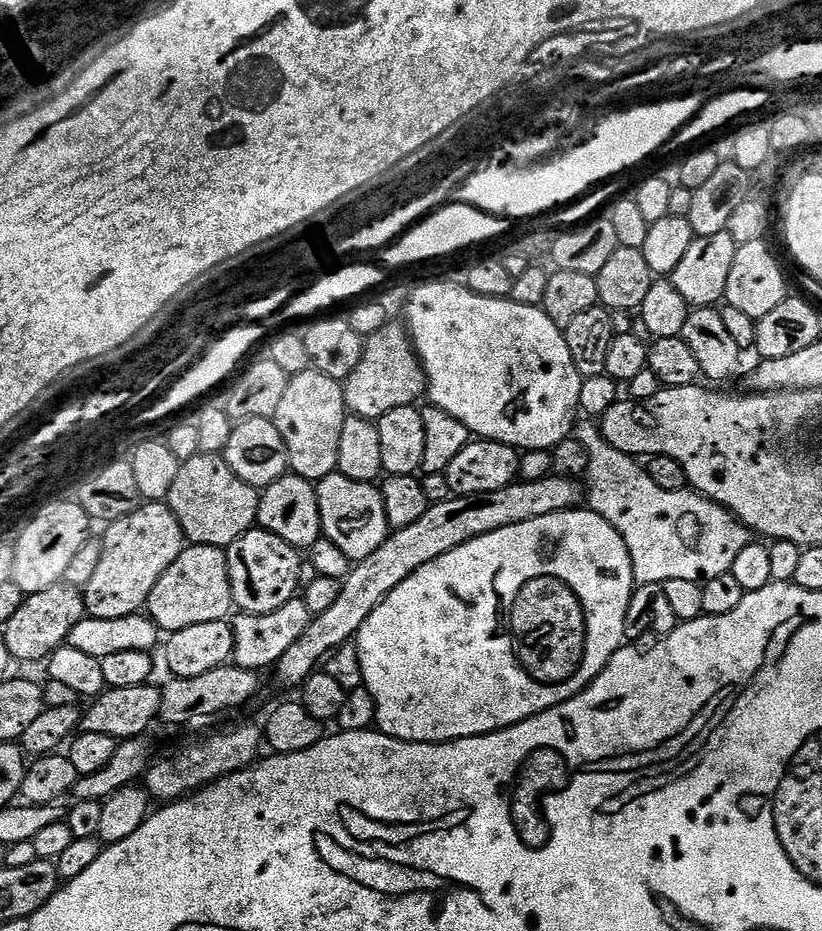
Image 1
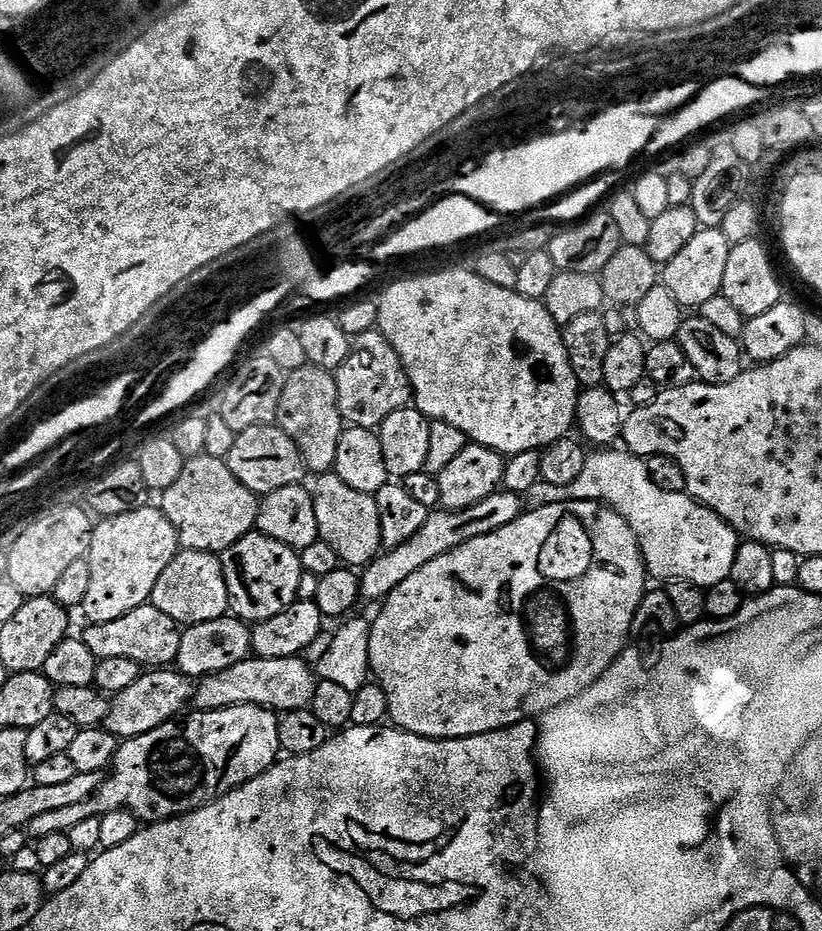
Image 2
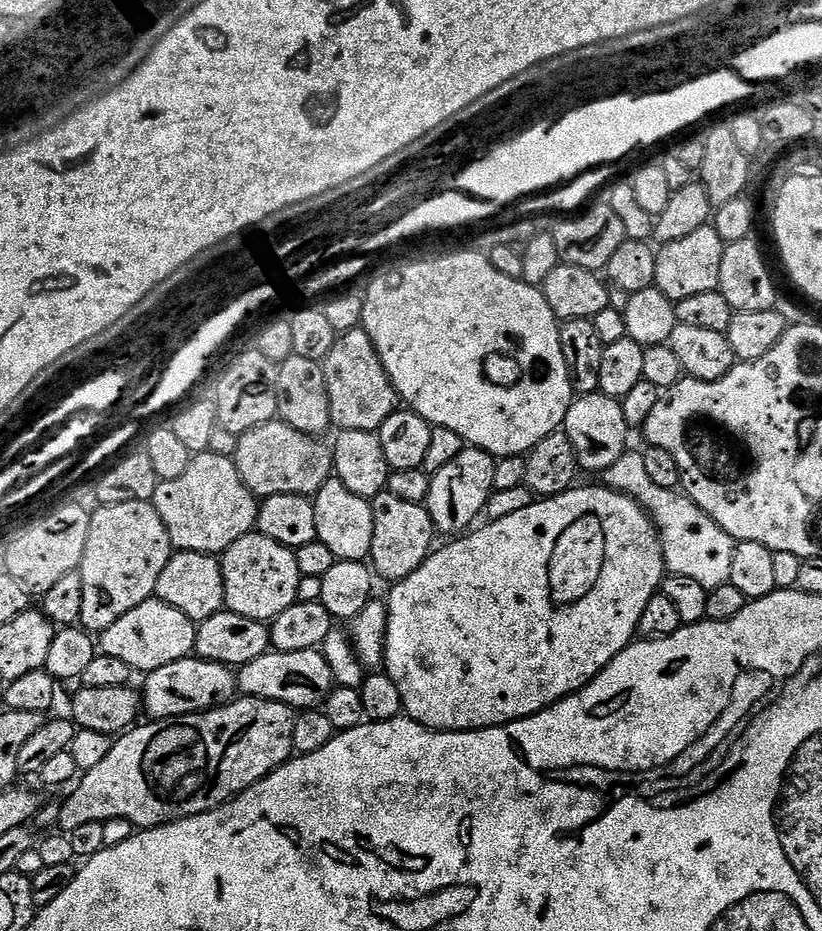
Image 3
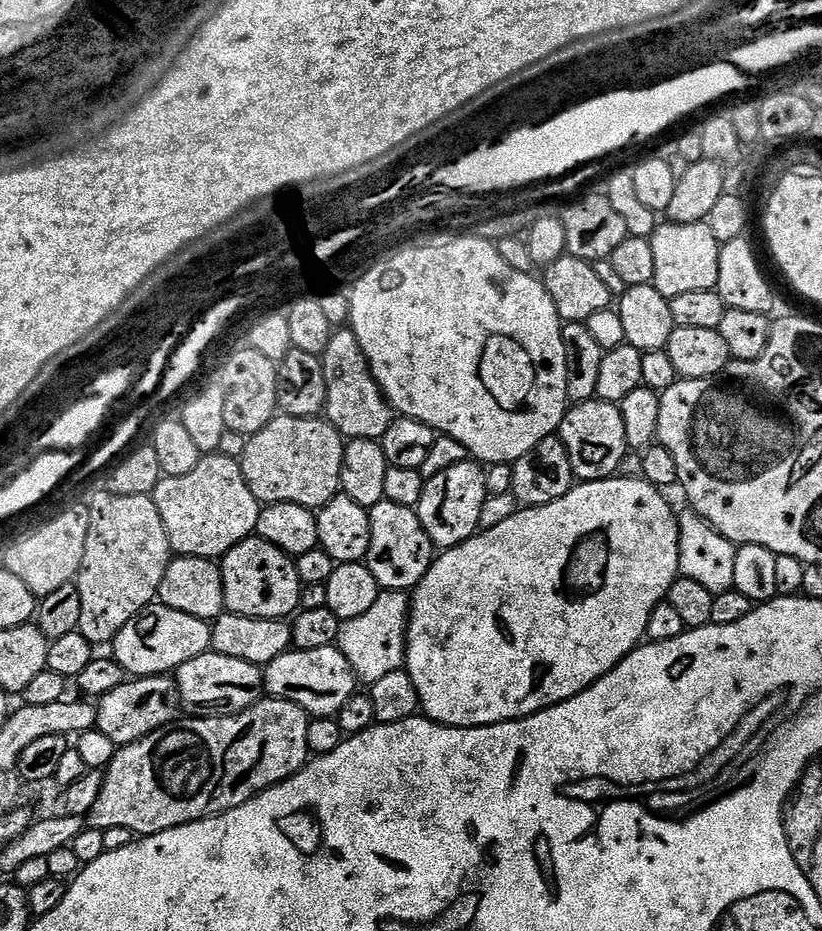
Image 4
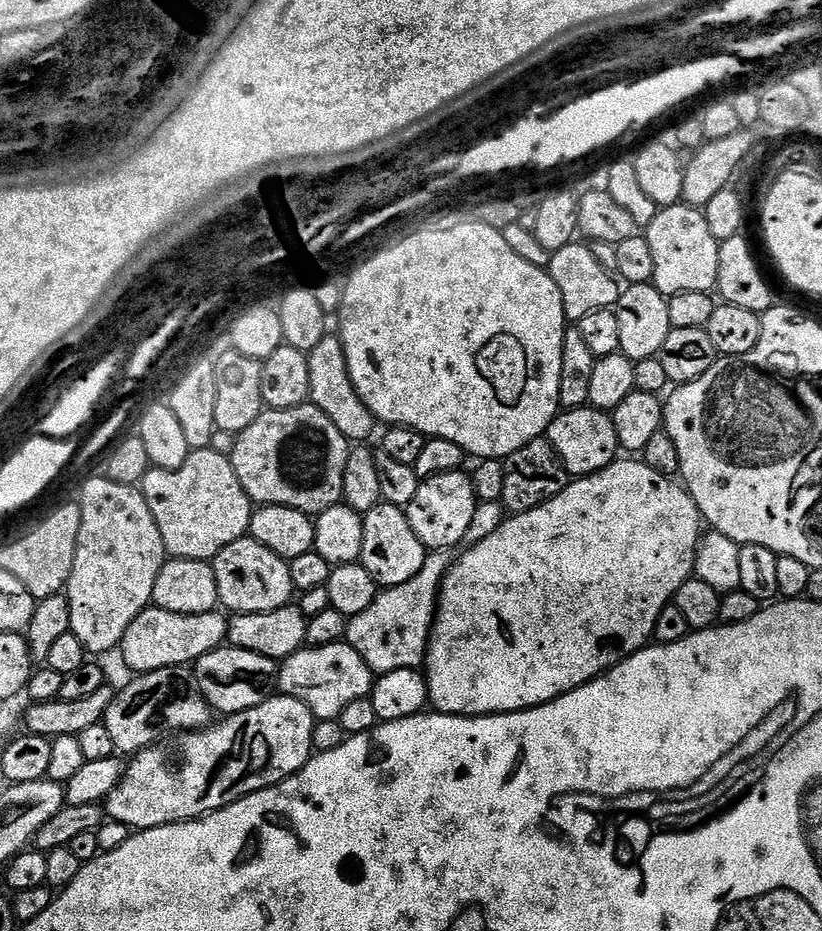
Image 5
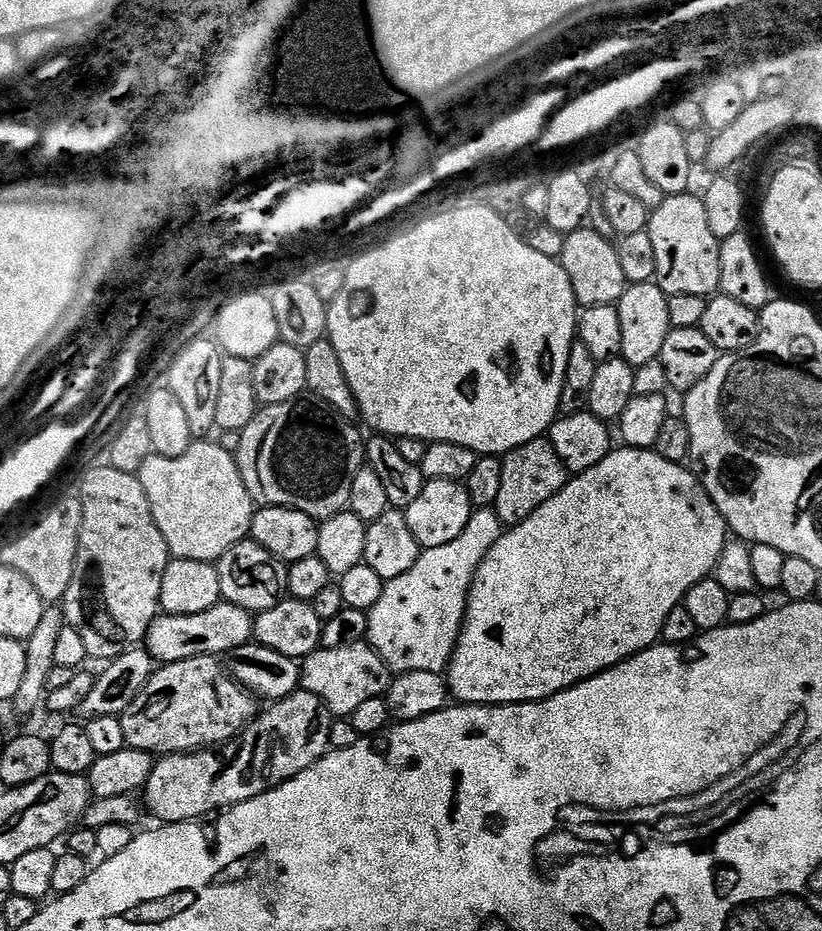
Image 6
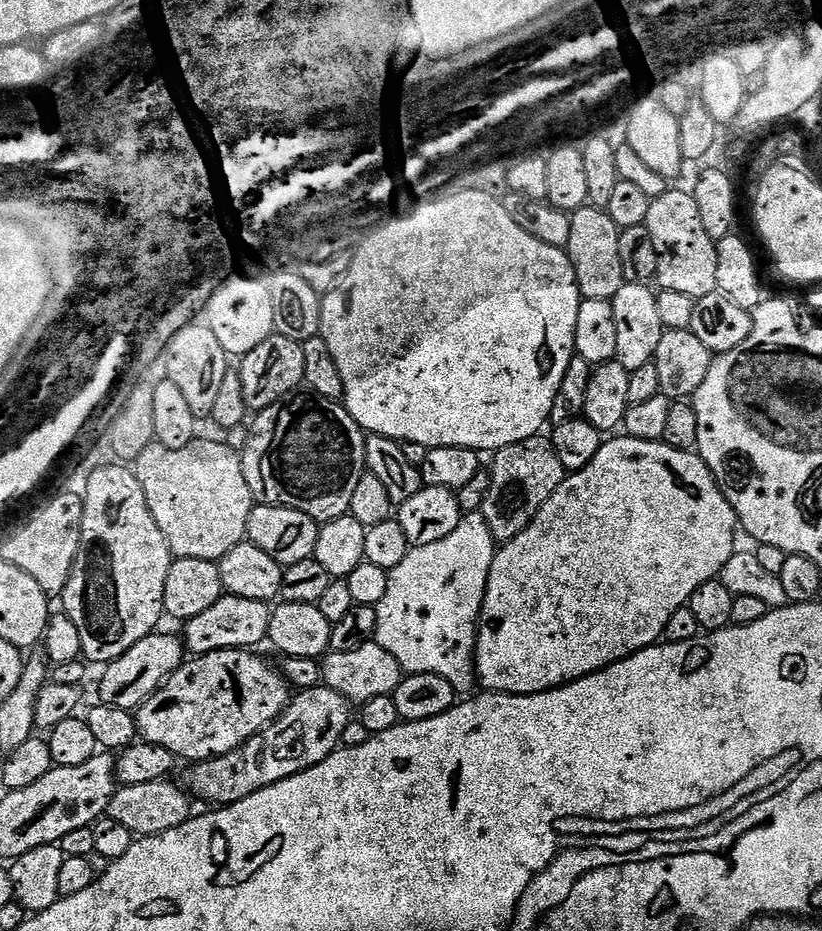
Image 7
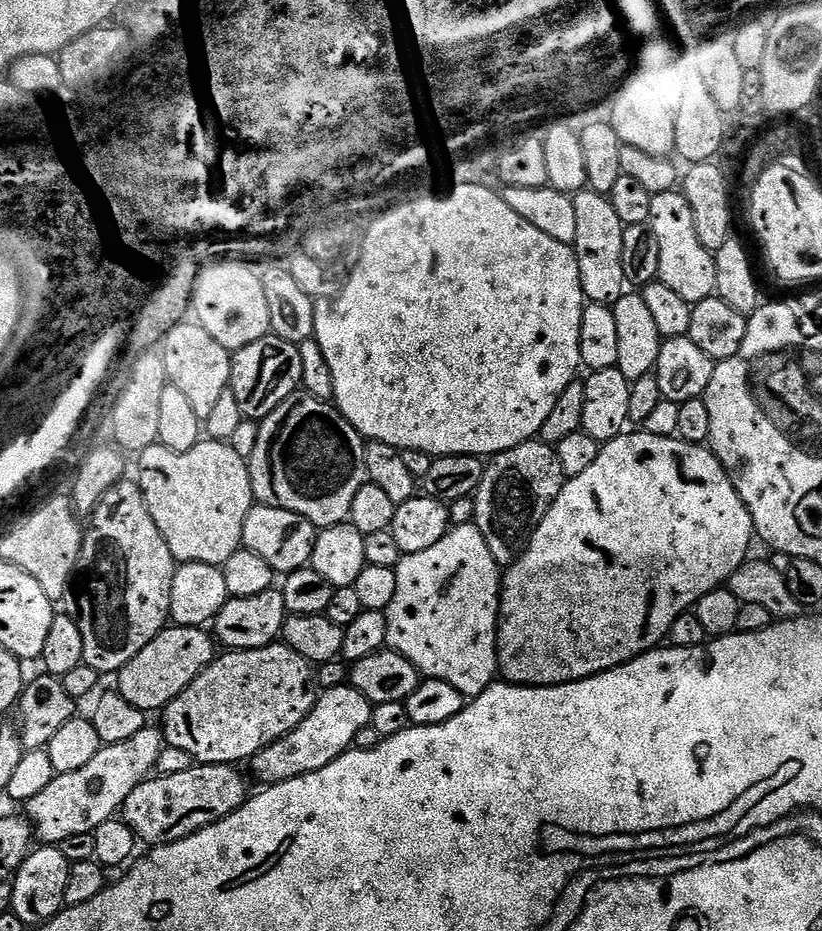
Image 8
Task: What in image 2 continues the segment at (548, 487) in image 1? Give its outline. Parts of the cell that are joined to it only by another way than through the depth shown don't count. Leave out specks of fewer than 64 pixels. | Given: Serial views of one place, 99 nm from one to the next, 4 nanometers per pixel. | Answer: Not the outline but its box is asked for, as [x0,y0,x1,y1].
[360,490,525,602]

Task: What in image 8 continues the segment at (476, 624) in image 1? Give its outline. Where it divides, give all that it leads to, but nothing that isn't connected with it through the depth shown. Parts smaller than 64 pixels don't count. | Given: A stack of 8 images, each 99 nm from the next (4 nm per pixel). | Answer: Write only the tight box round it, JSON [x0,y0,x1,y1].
[498,430,754,688]

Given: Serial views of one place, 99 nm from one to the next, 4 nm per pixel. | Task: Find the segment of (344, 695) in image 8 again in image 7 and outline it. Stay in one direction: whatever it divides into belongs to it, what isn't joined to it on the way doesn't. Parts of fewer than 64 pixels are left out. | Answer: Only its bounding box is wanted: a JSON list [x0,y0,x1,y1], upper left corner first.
[187,686,350,806]

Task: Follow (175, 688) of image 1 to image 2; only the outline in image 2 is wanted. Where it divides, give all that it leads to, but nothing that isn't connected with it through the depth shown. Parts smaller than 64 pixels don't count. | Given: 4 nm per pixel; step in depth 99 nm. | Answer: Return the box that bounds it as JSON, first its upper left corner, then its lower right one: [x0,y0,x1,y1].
[194,656,318,714]

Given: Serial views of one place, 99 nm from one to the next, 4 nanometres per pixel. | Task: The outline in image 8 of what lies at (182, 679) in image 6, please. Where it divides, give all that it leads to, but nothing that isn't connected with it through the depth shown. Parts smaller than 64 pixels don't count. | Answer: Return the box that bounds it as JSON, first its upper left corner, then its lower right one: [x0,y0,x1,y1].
[162,642,318,766]

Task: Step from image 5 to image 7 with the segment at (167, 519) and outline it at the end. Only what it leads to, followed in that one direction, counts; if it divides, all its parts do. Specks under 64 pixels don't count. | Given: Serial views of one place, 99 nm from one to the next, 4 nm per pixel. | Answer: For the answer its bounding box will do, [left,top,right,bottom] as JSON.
[134,438,254,562]

